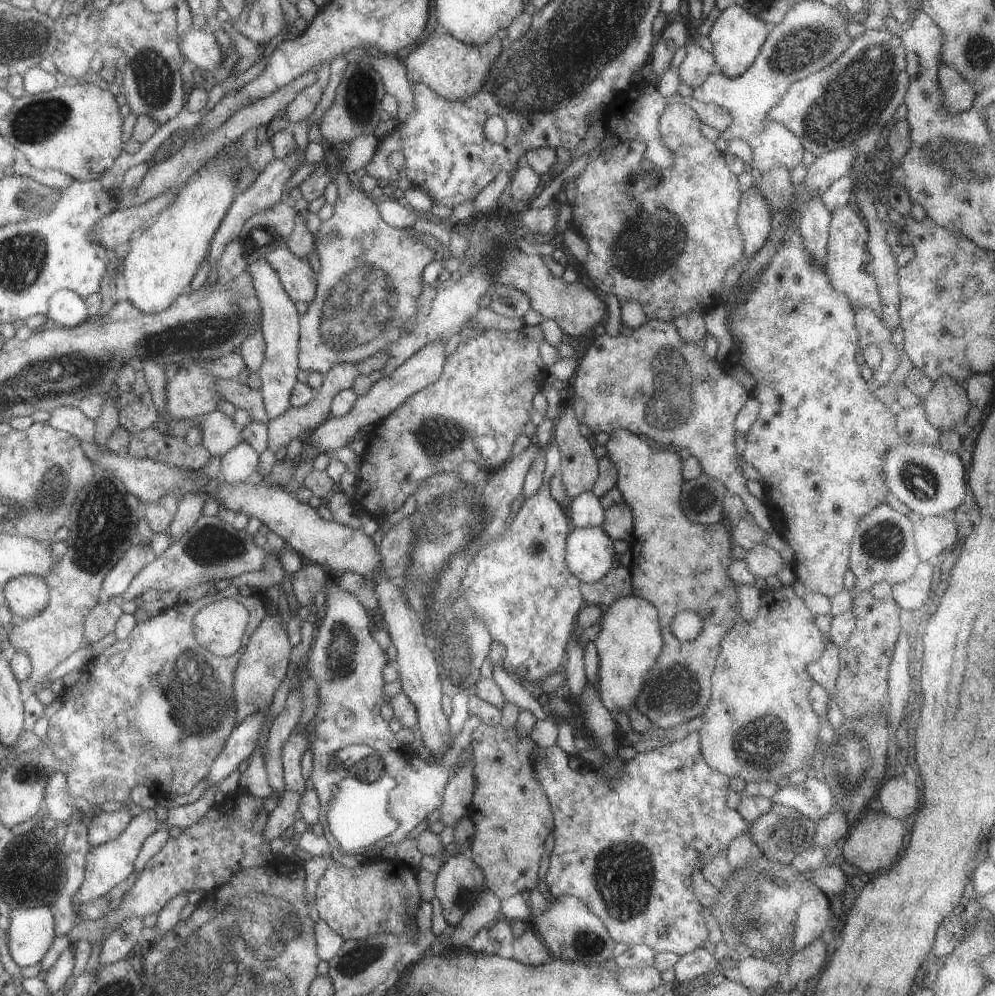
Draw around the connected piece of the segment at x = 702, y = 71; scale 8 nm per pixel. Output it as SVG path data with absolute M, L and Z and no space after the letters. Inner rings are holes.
M689 44L685 48L685 56L679 64L679 80L681 84L687 84L691 90L697 88L709 74L715 72L713 56L705 50L701 50L695 44Z

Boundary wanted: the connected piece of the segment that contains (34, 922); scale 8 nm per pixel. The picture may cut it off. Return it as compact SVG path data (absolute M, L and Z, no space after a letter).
M39 906L39 908L13 908L11 916L9 916L9 928L5 932L9 944L7 944L7 952L11 956L11 960L19 966L19 968L29 968L35 966L37 962L41 962L47 954L47 950L51 948L53 940L55 940L55 930L53 930L53 912L47 906Z

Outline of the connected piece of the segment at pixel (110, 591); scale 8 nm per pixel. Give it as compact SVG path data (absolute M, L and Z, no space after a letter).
M139 544L127 548L127 552L123 552L123 556L105 574L99 592L99 602L111 602L111 598L125 592L131 580L139 574L139 570L153 560L153 554L147 548L141 548Z

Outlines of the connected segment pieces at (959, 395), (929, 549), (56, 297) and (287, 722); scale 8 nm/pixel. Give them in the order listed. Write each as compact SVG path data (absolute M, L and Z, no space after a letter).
M939 378L923 398L925 418L939 432L963 426L971 408L963 382L955 382L953 378Z
M911 512L907 518L913 522L913 542L921 562L931 560L955 542L955 524L953 520L945 520L943 514L925 518Z
M55 290L47 298L47 318L61 328L73 328L85 322L89 316L85 312L83 300L71 290Z
M299 690L289 692L285 708L277 714L275 722L269 726L269 736L265 740L265 750L263 750L263 764L265 764L265 776L267 784L271 790L277 790L283 794L283 768L281 768L281 746L287 740L287 736L297 728L299 716L301 716L301 694Z

